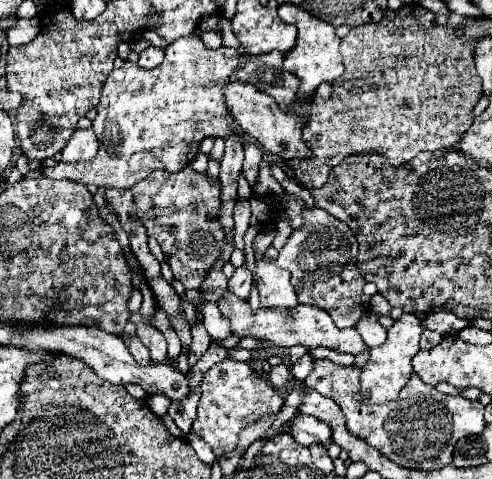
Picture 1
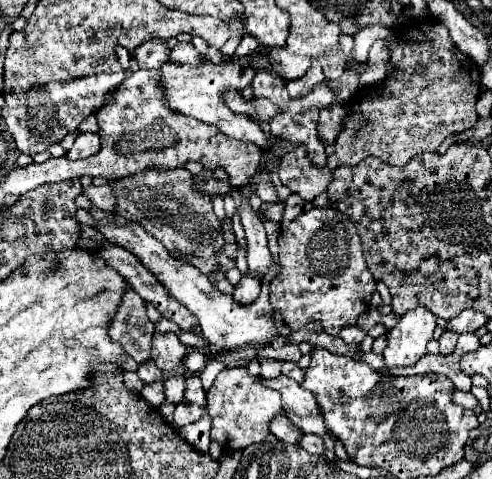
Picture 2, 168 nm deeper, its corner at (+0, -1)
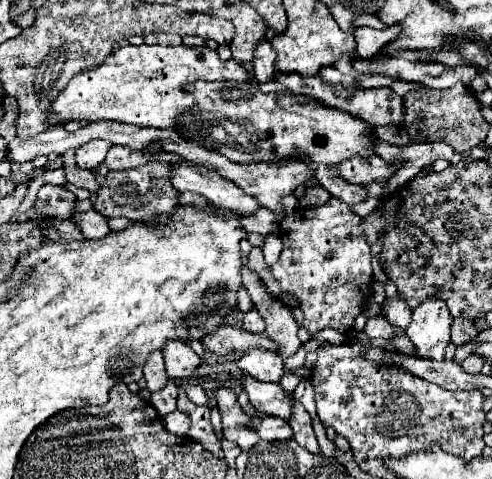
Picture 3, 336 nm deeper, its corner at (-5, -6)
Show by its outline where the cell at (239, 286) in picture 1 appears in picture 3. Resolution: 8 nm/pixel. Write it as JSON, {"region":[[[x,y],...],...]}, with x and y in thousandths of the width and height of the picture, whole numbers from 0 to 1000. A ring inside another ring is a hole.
{"region":[[[518,639],[494,656],[494,685],[506,693],[539,693],[539,668]]]}

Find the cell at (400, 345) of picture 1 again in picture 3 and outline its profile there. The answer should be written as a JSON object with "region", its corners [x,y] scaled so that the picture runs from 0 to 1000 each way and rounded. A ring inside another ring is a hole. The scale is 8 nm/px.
{"region":[[[872,622],[839,647],[839,664],[823,685],[852,747],[900,752],[913,718],[913,681],[921,664],[892,622]]]}

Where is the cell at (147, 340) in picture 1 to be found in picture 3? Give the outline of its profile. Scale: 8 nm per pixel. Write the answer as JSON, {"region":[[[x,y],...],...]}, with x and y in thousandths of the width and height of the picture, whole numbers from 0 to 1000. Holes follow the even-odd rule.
{"region":[[[343,710],[331,727],[335,747],[335,772],[343,789],[380,789],[396,777],[396,768],[409,760],[409,747],[368,710]]]}

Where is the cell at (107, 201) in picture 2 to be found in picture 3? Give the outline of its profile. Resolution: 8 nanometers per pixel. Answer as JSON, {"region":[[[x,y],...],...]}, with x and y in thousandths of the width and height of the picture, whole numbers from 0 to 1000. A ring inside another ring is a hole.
{"region":[[[136,313],[136,322],[128,322],[128,330],[132,330],[128,355],[132,355],[132,363],[136,363],[140,384],[152,384],[152,388],[161,388],[161,392],[173,392],[173,397],[197,405],[205,388],[201,388],[201,380],[193,376],[189,359],[177,359],[177,355],[165,355],[165,351],[152,347],[152,313]]]}

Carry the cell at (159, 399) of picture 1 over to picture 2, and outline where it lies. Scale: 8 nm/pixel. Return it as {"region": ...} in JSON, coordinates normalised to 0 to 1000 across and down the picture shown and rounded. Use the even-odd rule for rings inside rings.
{"region":[[[341,787],[333,795],[337,808],[337,833],[350,841],[370,837],[370,820],[374,820],[374,787]]]}

